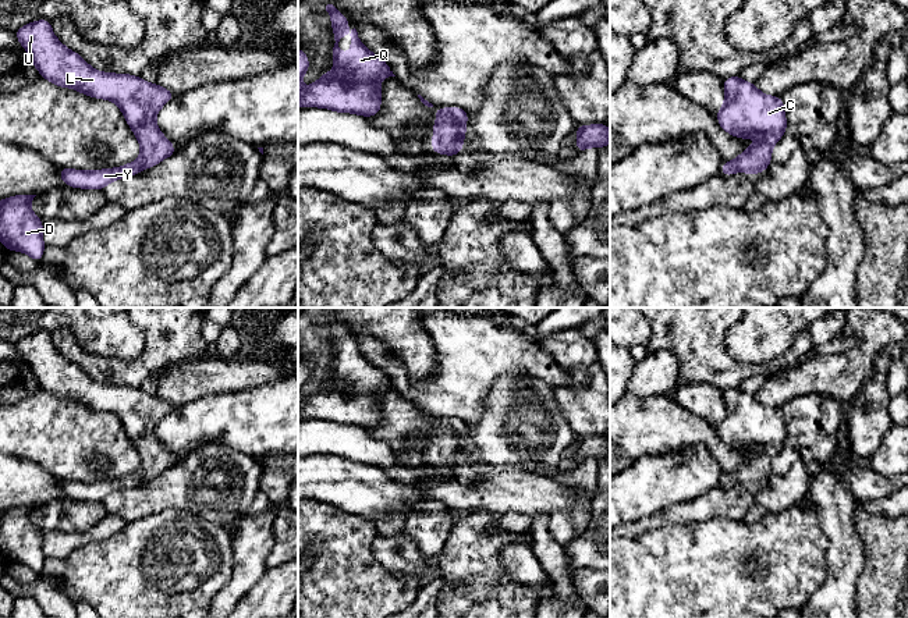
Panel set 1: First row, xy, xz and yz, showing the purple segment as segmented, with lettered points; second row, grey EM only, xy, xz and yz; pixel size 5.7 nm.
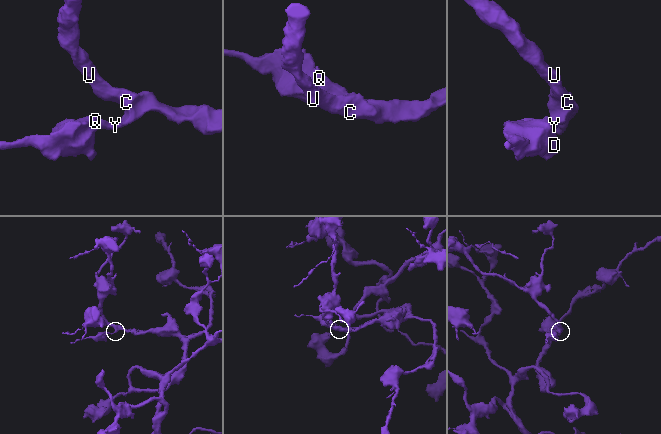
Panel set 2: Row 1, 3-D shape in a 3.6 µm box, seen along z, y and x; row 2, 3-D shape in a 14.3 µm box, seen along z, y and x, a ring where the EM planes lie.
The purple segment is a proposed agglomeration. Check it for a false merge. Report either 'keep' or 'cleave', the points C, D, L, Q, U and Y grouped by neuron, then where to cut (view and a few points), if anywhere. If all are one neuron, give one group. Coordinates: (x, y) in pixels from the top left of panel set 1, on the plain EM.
keep; groups C D L Q U Y; cut none

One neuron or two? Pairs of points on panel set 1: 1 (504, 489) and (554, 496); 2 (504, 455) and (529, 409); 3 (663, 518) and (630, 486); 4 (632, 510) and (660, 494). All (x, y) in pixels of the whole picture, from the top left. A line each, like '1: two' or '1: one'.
1: one
2: one
3: two
4: one

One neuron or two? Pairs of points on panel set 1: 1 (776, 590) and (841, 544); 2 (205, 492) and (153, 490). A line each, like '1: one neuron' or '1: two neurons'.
1: two neurons
2: one neuron

